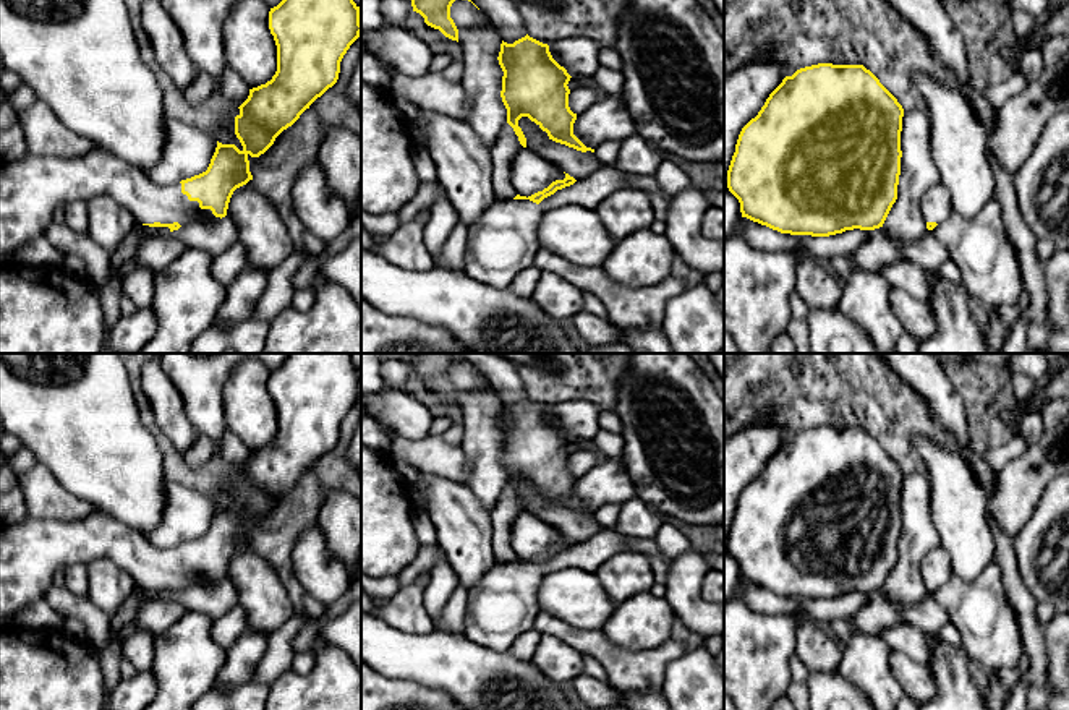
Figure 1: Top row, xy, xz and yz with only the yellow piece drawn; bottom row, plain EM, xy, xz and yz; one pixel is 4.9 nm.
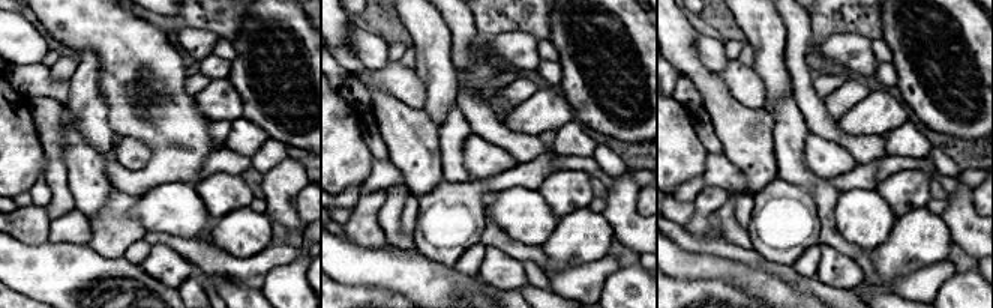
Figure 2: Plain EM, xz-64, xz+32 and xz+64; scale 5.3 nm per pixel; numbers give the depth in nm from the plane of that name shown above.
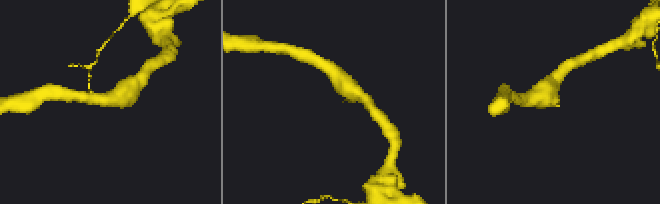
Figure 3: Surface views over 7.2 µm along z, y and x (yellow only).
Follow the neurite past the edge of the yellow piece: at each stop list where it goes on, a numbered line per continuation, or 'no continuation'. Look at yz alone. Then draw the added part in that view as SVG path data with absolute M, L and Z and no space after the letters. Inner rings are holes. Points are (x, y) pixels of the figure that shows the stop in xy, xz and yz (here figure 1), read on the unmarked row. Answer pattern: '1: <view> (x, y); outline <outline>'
1: yz (935, 568); outline M941 545L925 553L920 562L920 575L925 585L941 587L948 582L951 575L951 561Z

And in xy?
1: xy (31, 551); outline M105 512L62 522L28 515L15 525L0 525L0 629L18 627L18 613L26 606L44 600L53 587L58 569L71 564L89 564L96 559L109 559L123 569L136 587L173 587L181 590L196 585L198 564L190 564L181 556L181 546L155 548L146 538Z

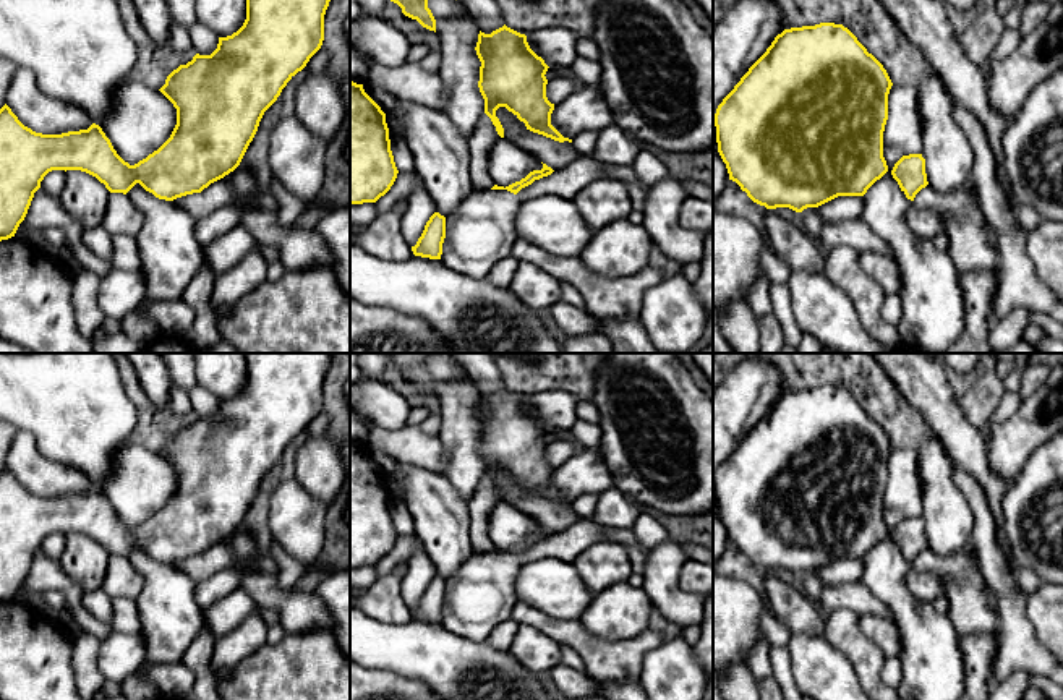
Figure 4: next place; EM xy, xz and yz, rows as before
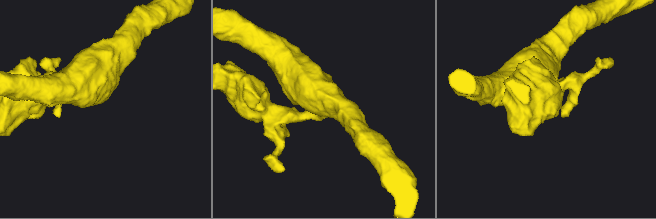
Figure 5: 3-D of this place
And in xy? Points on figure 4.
no continuation

